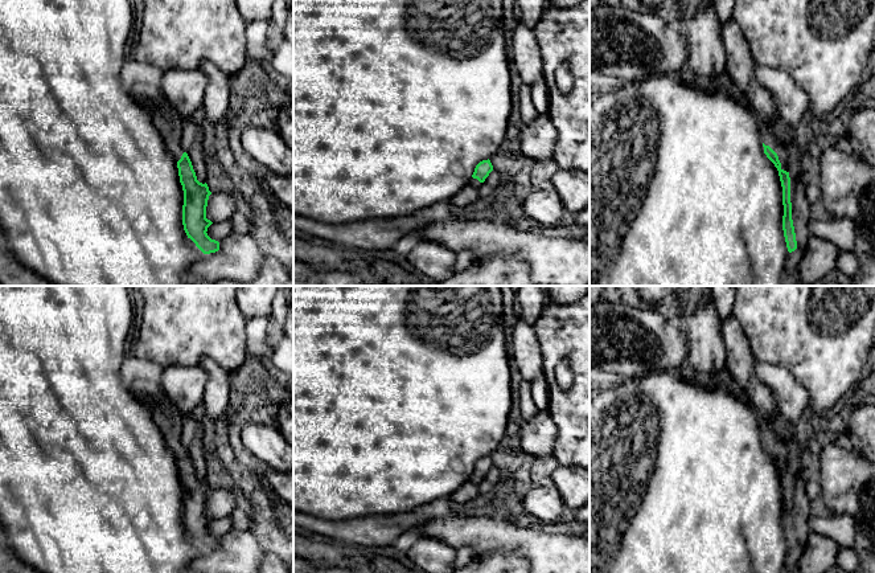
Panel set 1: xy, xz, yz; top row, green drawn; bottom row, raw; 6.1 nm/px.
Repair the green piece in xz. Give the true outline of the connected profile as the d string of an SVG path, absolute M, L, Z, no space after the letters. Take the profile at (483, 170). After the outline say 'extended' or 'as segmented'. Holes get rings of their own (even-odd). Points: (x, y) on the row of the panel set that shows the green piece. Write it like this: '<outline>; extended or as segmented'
M489 159L480 161L468 184L451 198L452 205L464 208L477 201L480 198L480 187L492 171L493 165Z; extended

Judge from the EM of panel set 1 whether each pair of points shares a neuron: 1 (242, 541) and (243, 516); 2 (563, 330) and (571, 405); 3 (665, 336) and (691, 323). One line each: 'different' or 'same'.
1: different
2: same
3: different

